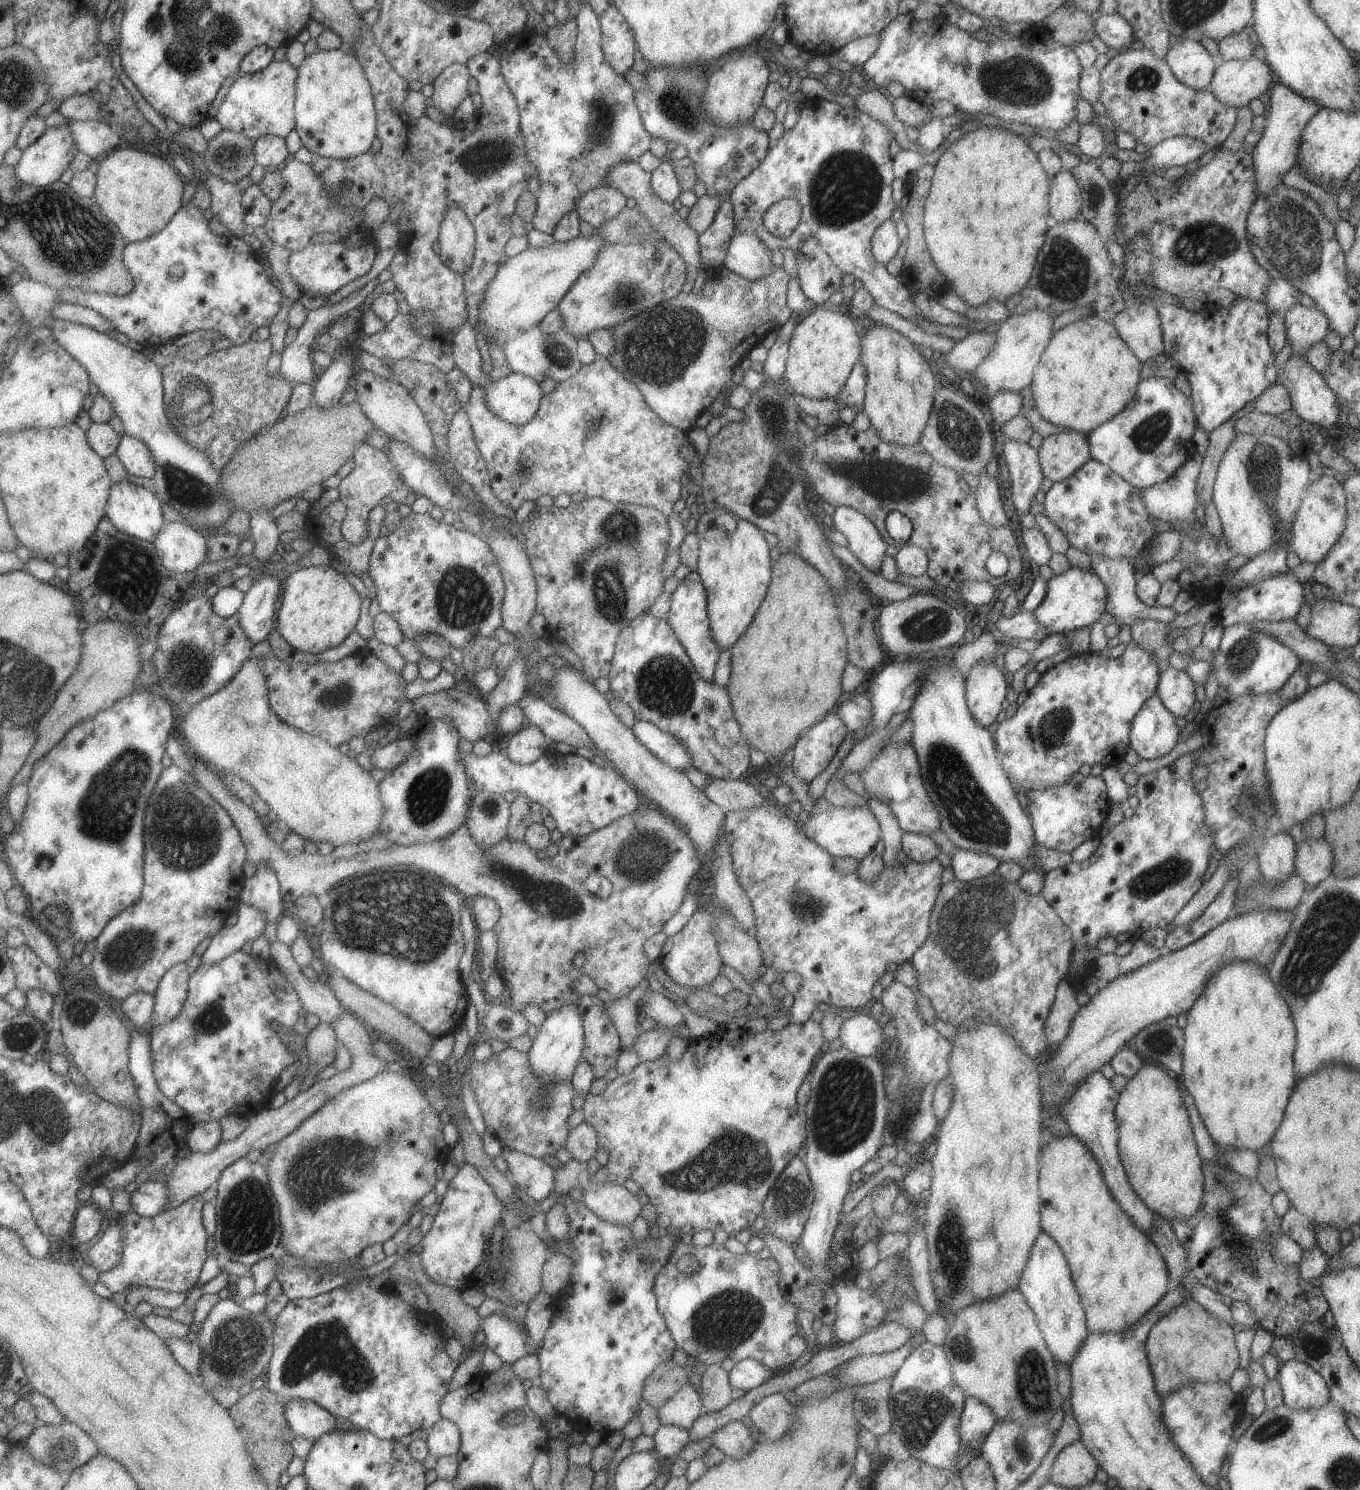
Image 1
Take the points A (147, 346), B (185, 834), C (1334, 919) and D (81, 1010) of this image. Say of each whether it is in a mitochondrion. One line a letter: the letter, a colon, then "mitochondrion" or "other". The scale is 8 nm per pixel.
A: other
B: mitochondrion
C: mitochondrion
D: mitochondrion

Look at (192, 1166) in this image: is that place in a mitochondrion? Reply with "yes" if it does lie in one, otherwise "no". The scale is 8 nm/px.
no

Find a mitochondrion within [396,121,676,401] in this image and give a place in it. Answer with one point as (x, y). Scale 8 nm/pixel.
(487, 156)

